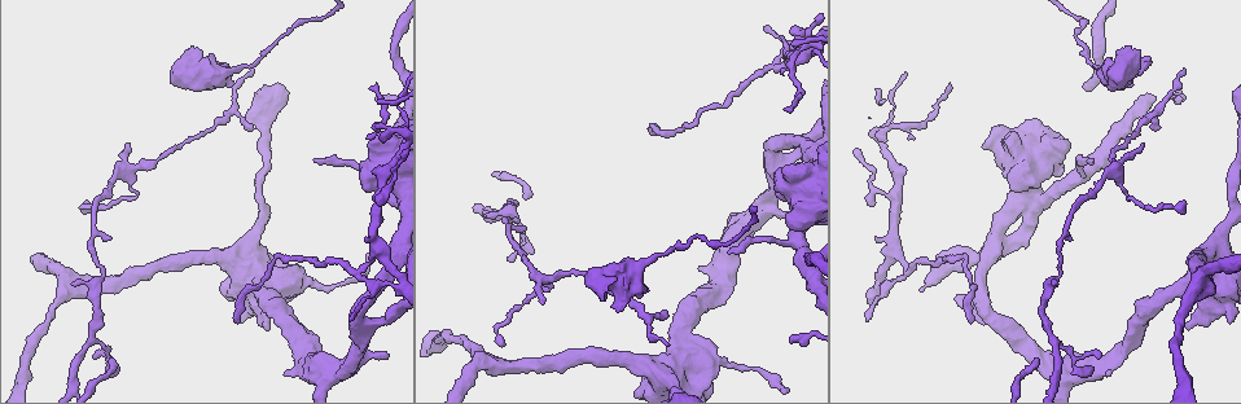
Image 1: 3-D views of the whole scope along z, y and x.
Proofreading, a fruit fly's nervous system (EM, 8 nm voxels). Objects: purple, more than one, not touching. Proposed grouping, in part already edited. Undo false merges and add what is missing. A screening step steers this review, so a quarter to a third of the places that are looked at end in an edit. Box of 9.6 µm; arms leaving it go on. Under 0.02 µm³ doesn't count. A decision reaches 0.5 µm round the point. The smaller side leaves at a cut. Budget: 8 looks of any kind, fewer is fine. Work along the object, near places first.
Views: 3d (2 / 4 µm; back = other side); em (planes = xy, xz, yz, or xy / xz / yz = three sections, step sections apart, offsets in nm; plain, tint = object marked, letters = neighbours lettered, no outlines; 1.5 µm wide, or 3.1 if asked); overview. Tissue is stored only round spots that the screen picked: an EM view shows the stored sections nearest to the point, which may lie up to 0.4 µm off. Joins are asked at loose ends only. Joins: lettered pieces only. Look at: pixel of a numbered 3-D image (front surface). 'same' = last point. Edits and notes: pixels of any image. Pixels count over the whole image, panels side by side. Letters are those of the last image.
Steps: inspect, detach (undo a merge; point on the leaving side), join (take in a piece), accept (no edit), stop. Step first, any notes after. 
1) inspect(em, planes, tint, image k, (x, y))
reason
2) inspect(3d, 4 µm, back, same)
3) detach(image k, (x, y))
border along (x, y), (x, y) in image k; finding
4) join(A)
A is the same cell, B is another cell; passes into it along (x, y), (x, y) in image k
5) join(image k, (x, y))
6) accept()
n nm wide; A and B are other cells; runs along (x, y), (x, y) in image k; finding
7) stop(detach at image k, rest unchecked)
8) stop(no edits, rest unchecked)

inspect(em, planes, plain, image 1, (496, 342))
thin end

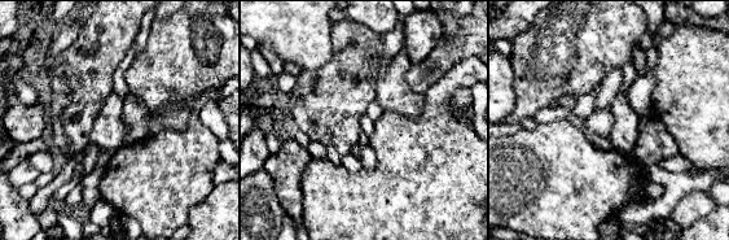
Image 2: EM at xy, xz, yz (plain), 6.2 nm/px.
inspect(em, planes, tint, same)
where the object lies

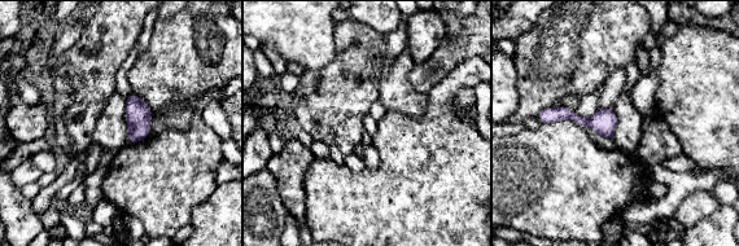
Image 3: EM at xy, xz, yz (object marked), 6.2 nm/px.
inspect(em, planes, letters, same)
see the neighbours

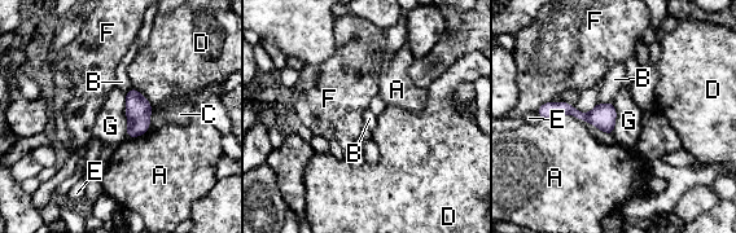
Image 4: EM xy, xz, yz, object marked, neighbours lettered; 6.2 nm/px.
accept()
G touches over 280 nm; A, B, C, D, E, F and G are other cells; runs along (542, 110), (613, 114) in image 4; none of them fits

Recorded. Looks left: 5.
inspect(3d, 4 µm, image 1, (126, 143))
free end

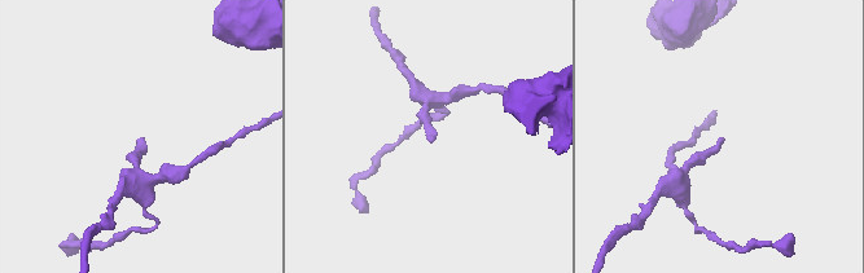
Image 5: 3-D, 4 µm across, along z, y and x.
inspect(em, planes, letters, image 5, (139, 138))

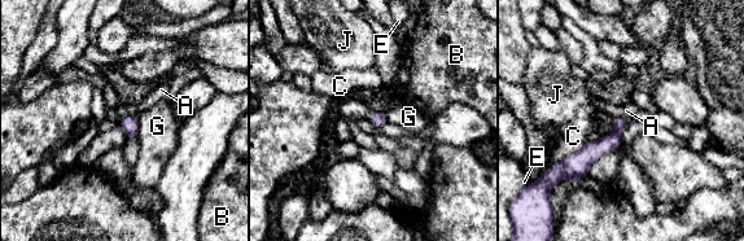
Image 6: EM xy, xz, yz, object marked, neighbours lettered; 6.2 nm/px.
accept()
A, B, C, E, G and J are other cells; runs along (624, 122), (603, 147), (563, 169) in image 6; no lettered piece goes on from it

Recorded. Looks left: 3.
inspect(3d, 4 µm, image 1, (1155, 129))
an open end

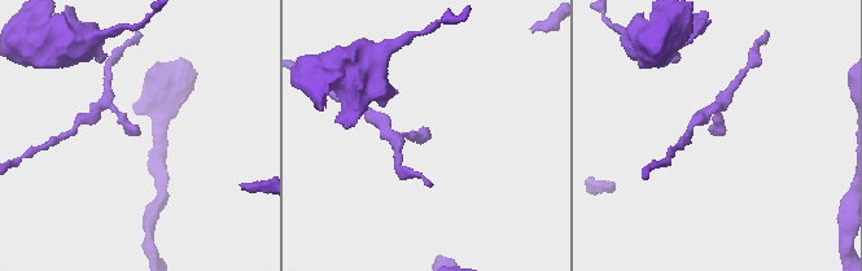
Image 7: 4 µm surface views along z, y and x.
inspect(em, planes, letters, image 7, (714, 135))

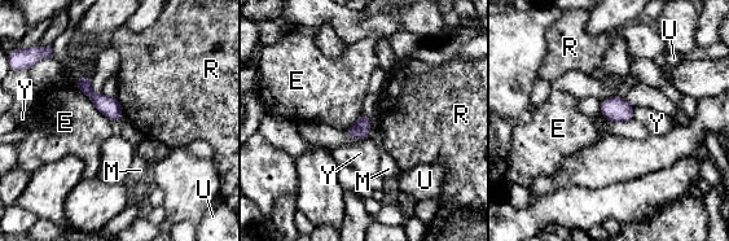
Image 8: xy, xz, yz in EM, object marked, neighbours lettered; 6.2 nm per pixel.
accept()
E, M, R, U and Y are other cells; runs along (82, 79), (95, 97), (119, 115) in image 8; none of them fits

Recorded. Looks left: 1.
stop(no edits, rest unchecked)

